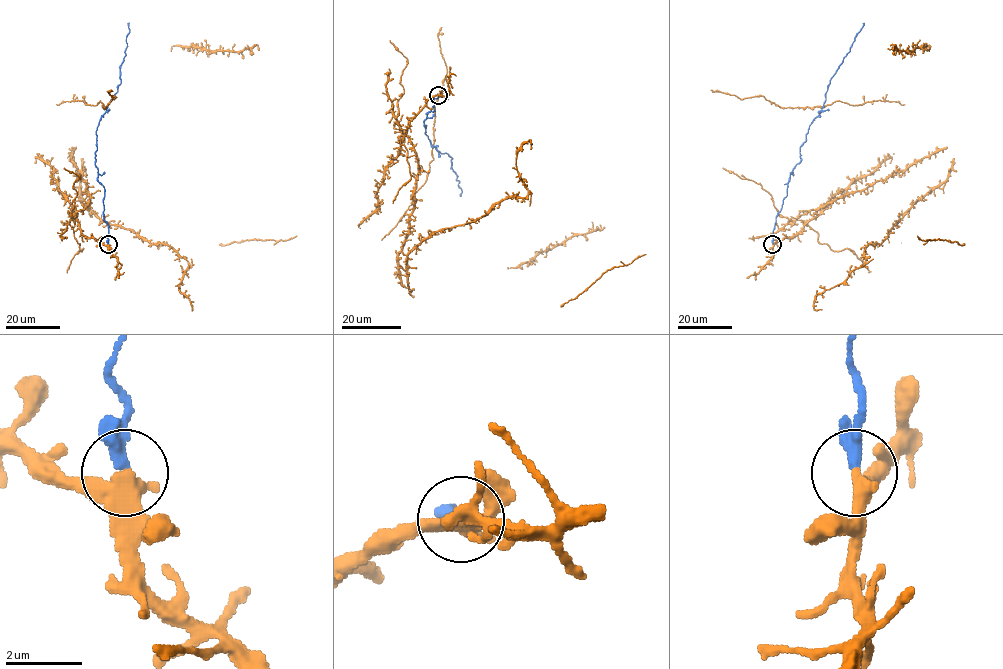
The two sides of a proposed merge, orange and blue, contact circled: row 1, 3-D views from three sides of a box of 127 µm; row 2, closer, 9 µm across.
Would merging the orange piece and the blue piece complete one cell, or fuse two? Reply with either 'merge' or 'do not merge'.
do not merge

